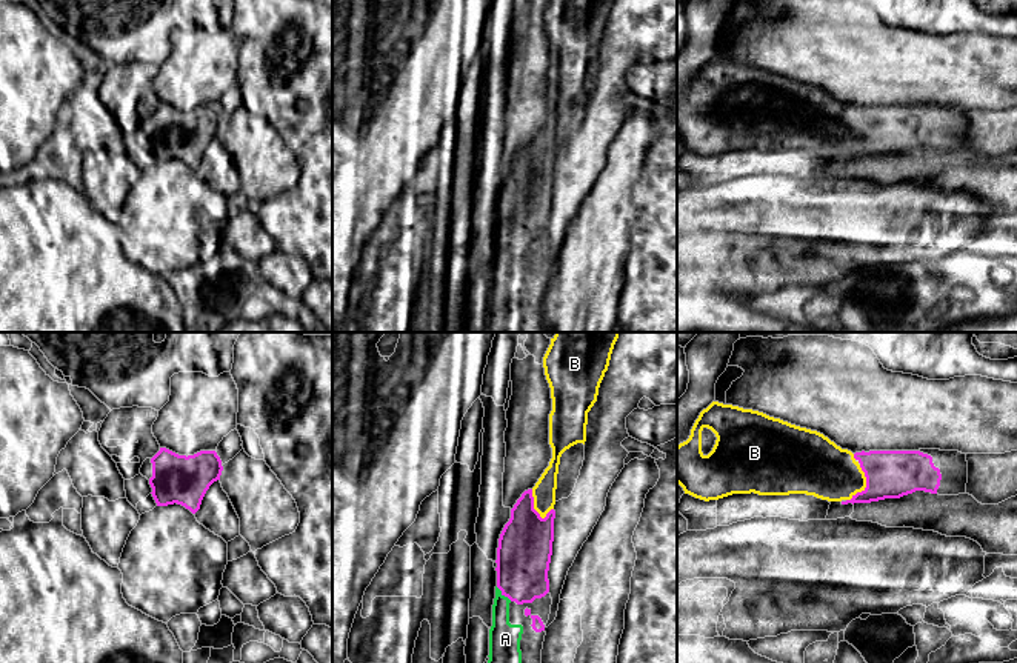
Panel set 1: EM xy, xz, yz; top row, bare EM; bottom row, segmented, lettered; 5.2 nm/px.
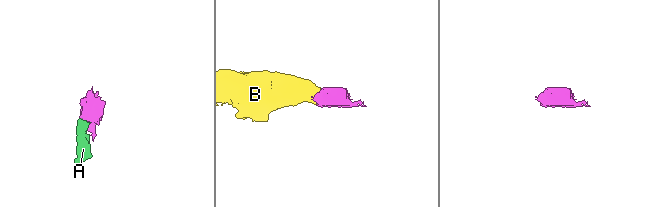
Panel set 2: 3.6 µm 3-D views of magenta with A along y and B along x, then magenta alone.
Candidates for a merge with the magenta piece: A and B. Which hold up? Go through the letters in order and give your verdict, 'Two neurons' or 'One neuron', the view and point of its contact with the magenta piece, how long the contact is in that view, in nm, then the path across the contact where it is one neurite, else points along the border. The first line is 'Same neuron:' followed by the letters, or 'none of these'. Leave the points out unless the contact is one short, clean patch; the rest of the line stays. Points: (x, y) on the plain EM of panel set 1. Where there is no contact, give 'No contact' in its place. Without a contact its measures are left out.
Same neuron: A, B
A: One neuron. Touches magenta at xz (503, 249). Shared border 120 nm
B: One neuron. Touches magenta at yz (866, 140). Shared border 200 nm. Path across: yz (890, 129), (880, 129), (866, 140), (850, 137), (823, 125)

